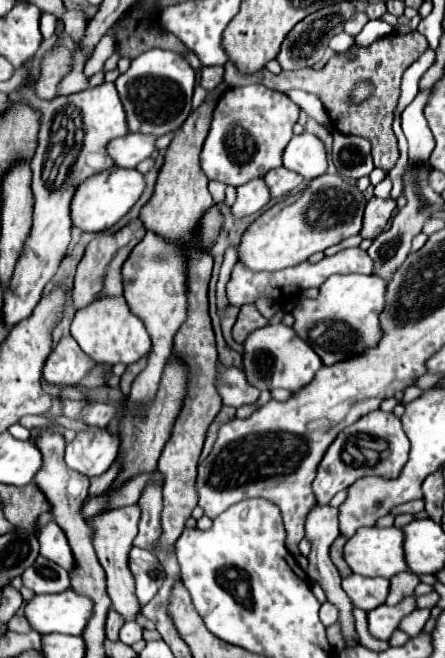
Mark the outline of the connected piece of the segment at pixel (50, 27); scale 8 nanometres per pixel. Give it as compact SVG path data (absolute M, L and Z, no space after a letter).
M44 13L42 19L40 19L40 31L44 35L44 39L52 39L54 33L56 33L56 23L58 23L58 17L52 15L52 13Z

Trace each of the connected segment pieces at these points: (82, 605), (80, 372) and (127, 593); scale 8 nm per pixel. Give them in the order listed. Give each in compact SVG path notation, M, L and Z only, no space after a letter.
M72 589L60 595L34 595L24 607L24 615L30 627L40 635L80 635L88 623L90 613L92 603L88 597L82 597Z
M64 335L44 365L44 379L50 383L80 383L98 363L76 345L72 335Z
M126 505L124 509L114 509L114 511L108 511L108 513L102 513L102 515L96 515L90 519L90 525L94 529L92 541L94 541L98 561L106 571L108 595L112 599L112 607L122 616L124 621L135 620L142 609L140 601L134 593L132 573L128 569L128 553L132 549L132 539L138 533L138 521L140 521L140 507L138 505Z

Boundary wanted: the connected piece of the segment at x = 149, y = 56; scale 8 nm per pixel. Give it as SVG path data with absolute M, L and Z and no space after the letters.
M148 49L140 53L140 57L132 59L128 71L116 79L116 89L126 111L130 133L160 137L180 129L192 111L190 103L194 83L194 69L178 53L166 49Z

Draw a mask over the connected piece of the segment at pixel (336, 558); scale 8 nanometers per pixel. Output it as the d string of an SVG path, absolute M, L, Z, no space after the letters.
M340 535L340 537L338 537L334 543L332 543L332 547L330 547L330 559L332 559L332 563L336 565L338 573L340 573L342 577L348 577L352 571L348 569L346 561L344 561L344 557L342 557L342 549L344 549L344 543L346 543L346 537L344 537L344 535Z

